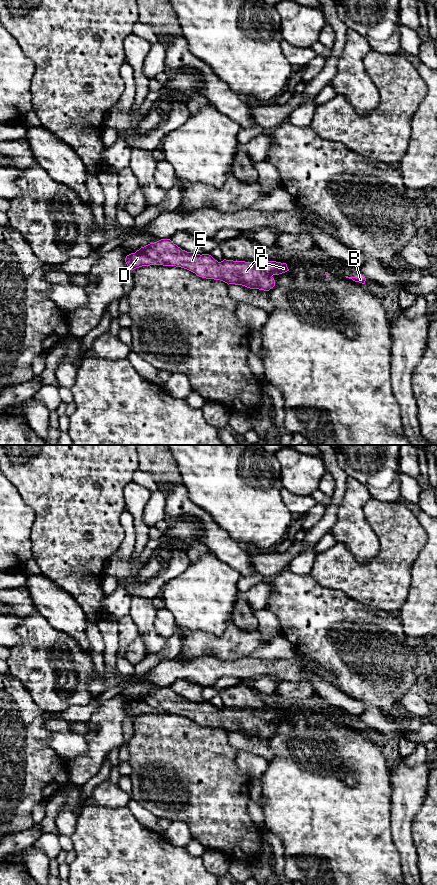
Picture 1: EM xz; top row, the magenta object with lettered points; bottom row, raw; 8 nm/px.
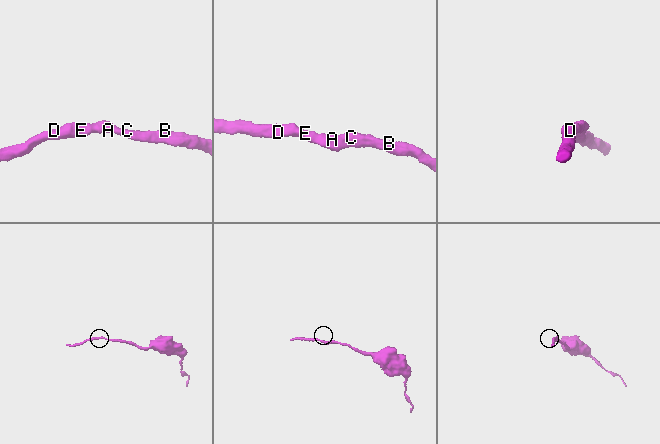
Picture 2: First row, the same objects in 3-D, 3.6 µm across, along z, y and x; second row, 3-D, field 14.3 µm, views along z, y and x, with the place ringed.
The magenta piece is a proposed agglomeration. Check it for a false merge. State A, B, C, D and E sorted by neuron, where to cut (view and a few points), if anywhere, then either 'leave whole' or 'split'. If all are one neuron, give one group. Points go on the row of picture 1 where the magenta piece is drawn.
A B C D E; no cut; leave whole

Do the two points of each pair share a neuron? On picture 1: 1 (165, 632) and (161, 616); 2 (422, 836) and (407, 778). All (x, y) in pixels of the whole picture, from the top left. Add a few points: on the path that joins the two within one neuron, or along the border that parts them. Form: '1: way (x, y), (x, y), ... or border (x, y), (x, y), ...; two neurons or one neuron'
1: way (165, 628), (164, 620); one neuron
2: border (426, 792), (421, 807), (413, 817), (411, 836); two neurons

